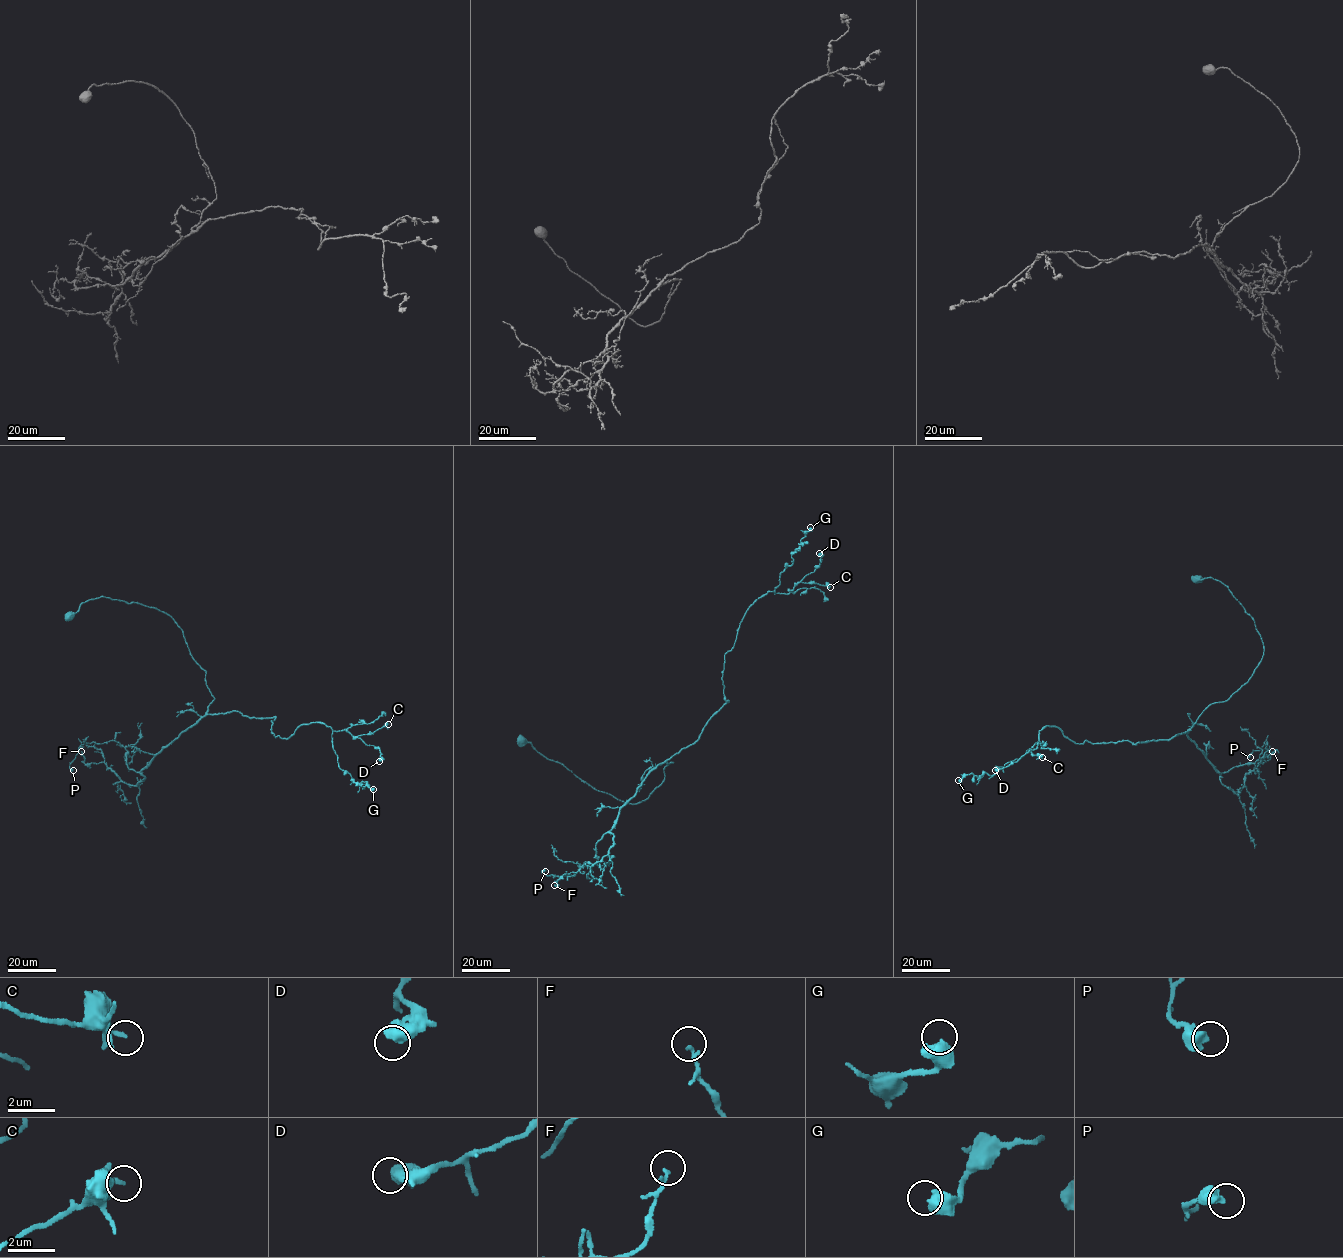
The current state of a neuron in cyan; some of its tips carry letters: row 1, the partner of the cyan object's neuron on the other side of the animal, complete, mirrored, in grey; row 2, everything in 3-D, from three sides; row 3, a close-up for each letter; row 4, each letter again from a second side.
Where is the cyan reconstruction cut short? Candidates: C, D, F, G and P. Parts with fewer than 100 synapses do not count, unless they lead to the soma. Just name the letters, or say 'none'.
none

